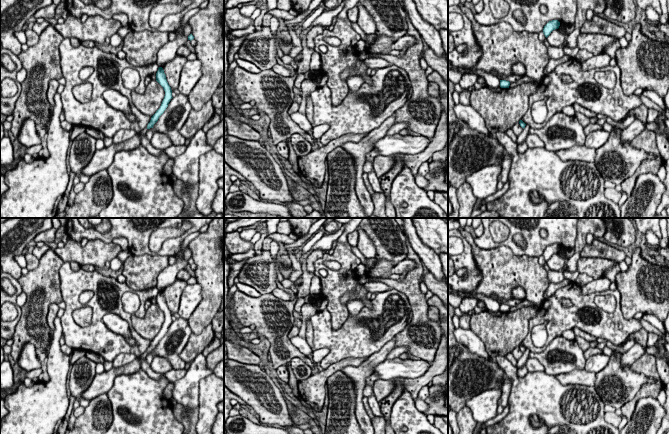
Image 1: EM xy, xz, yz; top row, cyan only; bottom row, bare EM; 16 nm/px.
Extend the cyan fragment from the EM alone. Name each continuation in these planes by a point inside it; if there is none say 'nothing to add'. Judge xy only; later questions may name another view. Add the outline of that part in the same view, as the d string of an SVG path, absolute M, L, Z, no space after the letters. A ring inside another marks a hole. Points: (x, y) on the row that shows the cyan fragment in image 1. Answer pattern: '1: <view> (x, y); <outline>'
1: xy (145, 136); M147 127L141 131L140 133L137 133L140 135L141 145L147 149L149 153L151 153L154 156L161 156L163 154L163 150L156 149L151 145L151 138L153 136L154 131L152 128L148 129Z

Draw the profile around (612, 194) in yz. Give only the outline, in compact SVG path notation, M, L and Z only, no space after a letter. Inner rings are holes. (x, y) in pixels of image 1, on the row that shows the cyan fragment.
M605 188L604 195L607 199L618 204L621 199L622 192L617 191L615 188Z

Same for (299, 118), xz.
M297 111L292 113L291 115L292 120L298 124L304 131L309 132L312 130L313 126L311 122L307 119L306 115Z

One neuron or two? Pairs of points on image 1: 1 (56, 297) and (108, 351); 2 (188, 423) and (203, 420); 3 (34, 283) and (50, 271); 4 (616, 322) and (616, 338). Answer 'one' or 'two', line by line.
1: two
2: two
3: one
4: one

